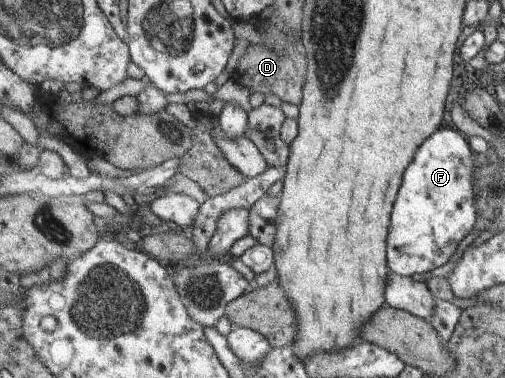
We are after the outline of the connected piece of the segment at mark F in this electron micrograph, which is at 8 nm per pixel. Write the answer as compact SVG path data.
M442 127L418 149L418 157L406 171L391 215L387 240L391 272L412 277L446 265L458 251L456 245L476 229L479 213L474 171L479 159L464 134L448 127Z

